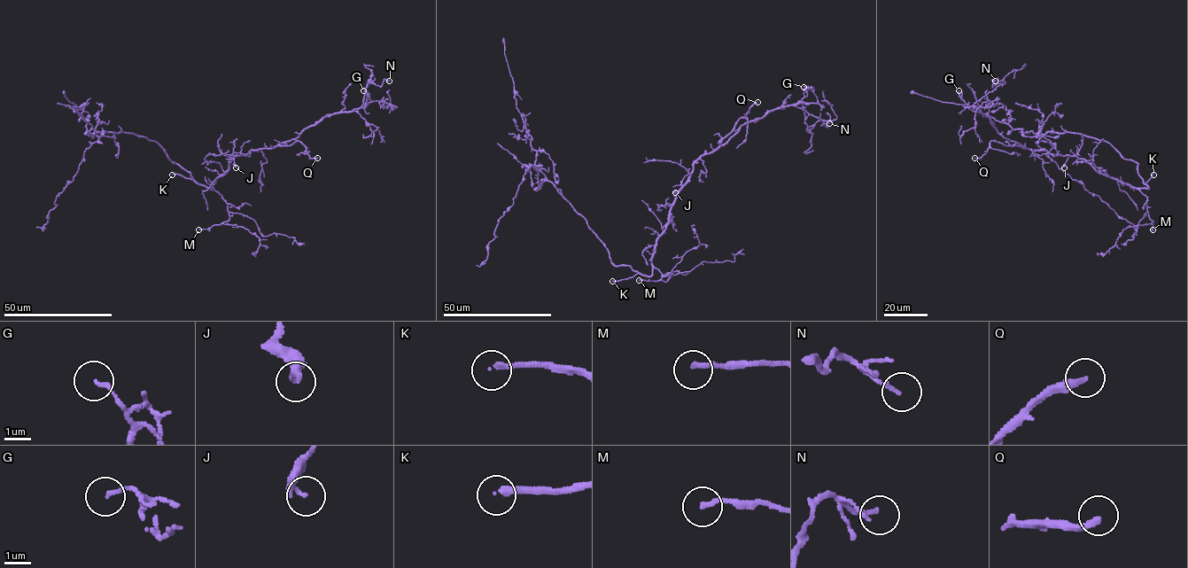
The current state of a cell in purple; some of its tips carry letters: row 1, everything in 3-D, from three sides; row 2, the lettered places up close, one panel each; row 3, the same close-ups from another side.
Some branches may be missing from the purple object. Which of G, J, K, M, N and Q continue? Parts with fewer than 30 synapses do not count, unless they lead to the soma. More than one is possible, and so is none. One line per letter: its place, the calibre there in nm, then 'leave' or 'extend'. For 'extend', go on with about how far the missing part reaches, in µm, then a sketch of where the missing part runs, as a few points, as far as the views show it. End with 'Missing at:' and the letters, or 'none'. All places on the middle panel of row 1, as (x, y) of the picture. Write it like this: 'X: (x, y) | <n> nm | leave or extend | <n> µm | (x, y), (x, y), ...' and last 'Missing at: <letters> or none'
G: (803, 87) | 130 nm | leave
J: (675, 192) | 240 nm | leave
K: (612, 281) | 200 nm | extend | 50 µm | (612, 281), (570, 276), (552, 297), (539, 300), (533, 311)
M: (639, 280) | 180 nm | leave
N: (829, 123) | 150 nm | leave
Q: (757, 102) | 280 nm | extend | 60 µm | (757, 102), (764, 93), (785, 89), (795, 92), (808, 104), (810, 119), (817, 119)
Missing at: K, Q

